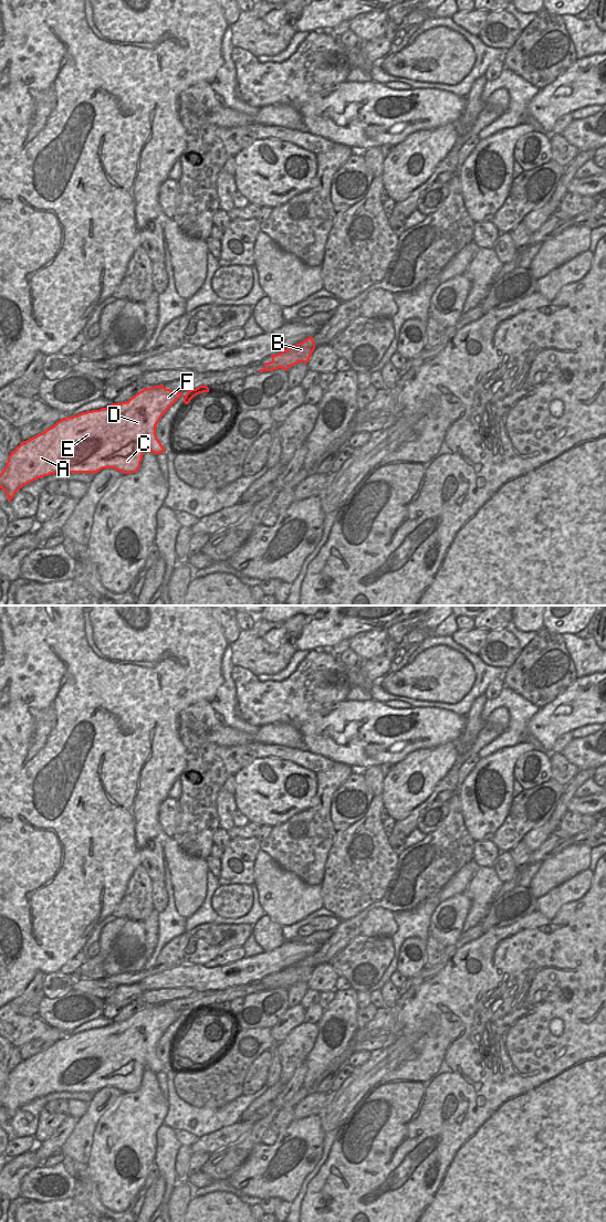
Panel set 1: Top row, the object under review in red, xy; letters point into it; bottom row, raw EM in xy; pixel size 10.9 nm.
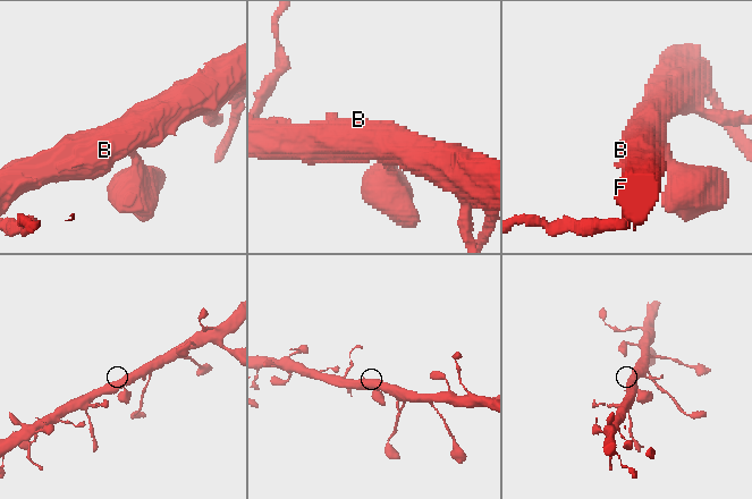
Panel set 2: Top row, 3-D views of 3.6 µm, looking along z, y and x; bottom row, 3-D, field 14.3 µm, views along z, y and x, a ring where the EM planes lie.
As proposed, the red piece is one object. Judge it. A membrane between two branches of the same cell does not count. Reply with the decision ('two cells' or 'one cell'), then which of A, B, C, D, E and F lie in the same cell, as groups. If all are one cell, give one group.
one cell; A B C D E F

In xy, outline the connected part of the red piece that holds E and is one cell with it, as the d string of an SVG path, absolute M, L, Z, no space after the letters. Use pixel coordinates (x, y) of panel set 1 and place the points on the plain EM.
M164 1003L144 1007L122 1022L112 1022L109 1025L100 1029L82 1031L77 1034L66 1035L58 1040L44 1051L20 1062L8 1076L8 1081L0 1093L0 1107L2 1107L8 1120L24 1104L55 1092L92 1092L95 1093L103 1087L114 1087L124 1093L136 1092L140 1086L143 1074L146 1070L154 1073L166 1071L156 1054L156 1044L166 1030L182 1014L182 1011L175 1011L166 1008Z

